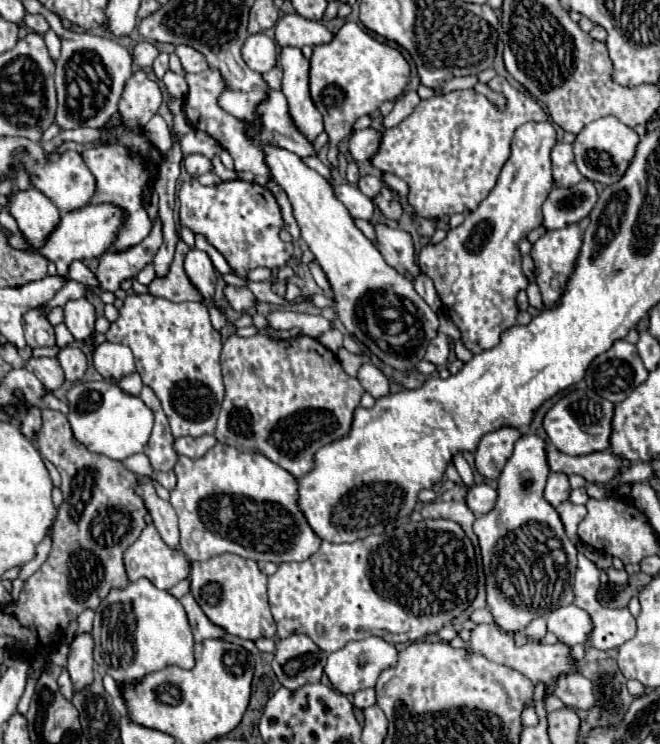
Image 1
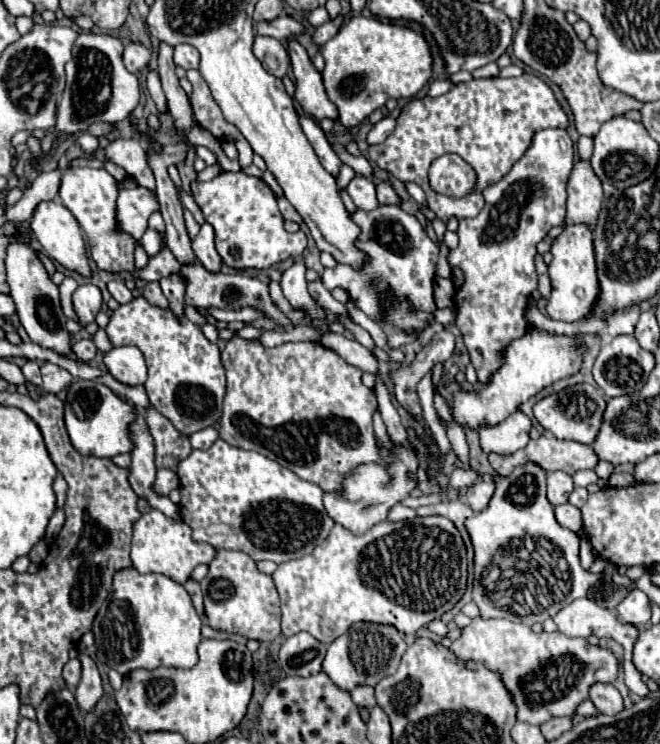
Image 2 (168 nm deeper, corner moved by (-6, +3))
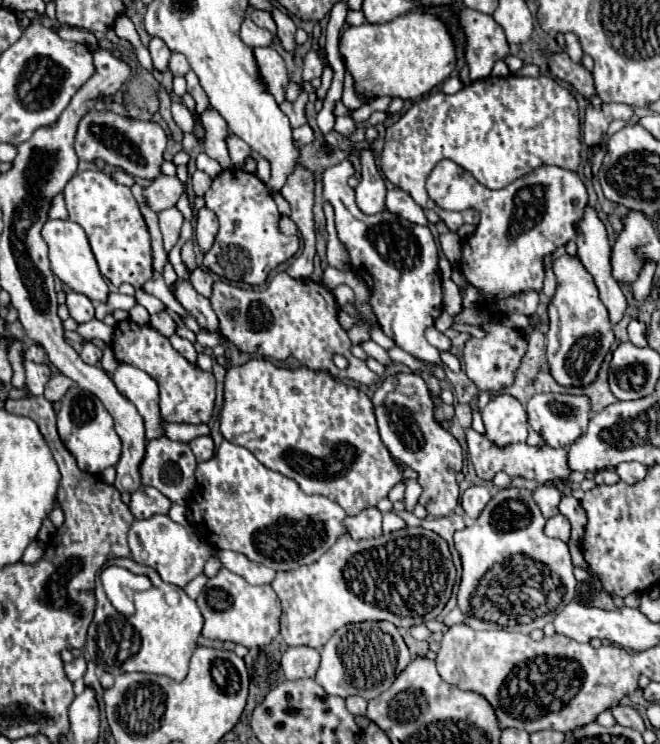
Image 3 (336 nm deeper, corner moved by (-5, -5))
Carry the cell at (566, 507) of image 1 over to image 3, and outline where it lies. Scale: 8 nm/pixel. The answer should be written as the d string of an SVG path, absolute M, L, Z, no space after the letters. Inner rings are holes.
M564 515L550 517L548 523L546 523L546 535L548 535L548 537L562 539L562 541L568 541L568 539L570 539L570 525L568 525L568 519L566 519Z

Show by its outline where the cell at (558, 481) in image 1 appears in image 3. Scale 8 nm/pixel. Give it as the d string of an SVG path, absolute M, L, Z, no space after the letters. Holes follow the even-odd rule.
M542 485L534 491L534 499L546 519L558 515L558 503L562 499L562 491L556 485Z

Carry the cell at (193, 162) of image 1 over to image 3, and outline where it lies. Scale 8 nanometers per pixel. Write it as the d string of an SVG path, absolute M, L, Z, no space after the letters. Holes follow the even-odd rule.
M196 169L196 173L192 175L192 191L194 191L194 195L204 195L208 191L210 183L212 183L212 179L204 171Z

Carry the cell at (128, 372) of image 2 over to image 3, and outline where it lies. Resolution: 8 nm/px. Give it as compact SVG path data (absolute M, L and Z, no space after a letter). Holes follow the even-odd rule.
M120 363L112 373L112 381L116 383L118 391L136 405L138 413L144 417L146 425L146 439L154 439L162 435L162 419L158 413L158 385L148 373L142 369Z

